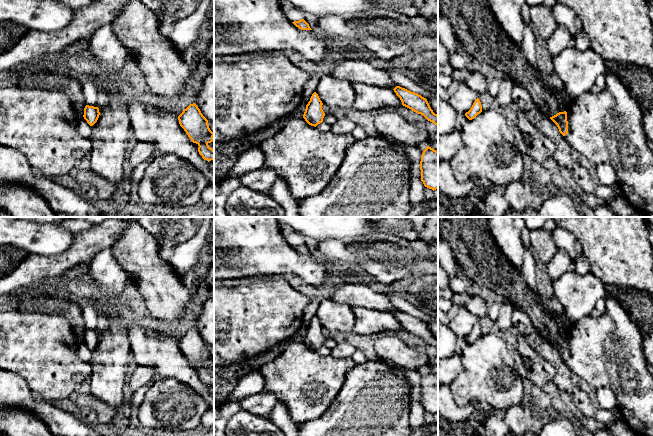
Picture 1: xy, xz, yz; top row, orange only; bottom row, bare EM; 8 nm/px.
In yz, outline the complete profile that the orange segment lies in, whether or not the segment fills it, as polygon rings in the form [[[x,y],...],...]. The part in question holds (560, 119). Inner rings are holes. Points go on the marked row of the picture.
[[[559,112],[550,117],[550,119],[557,125],[559,132],[565,136],[568,133],[567,112]]]

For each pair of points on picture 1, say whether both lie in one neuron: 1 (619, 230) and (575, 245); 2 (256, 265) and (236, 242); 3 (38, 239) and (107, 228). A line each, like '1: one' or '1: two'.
1: two
2: one
3: two

